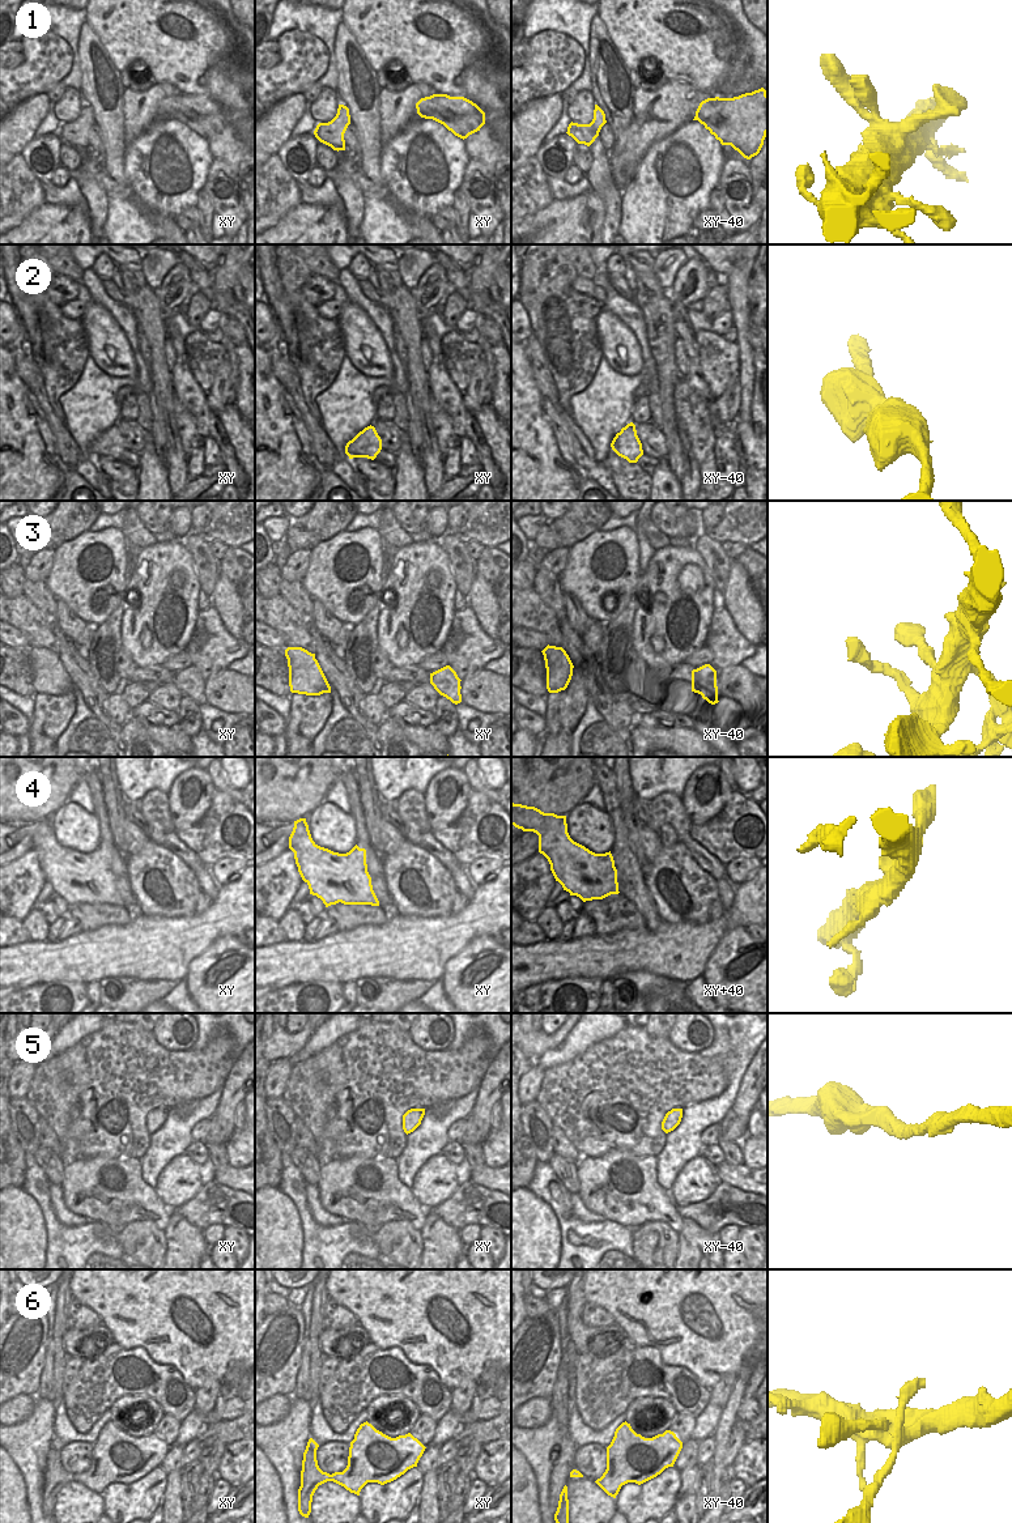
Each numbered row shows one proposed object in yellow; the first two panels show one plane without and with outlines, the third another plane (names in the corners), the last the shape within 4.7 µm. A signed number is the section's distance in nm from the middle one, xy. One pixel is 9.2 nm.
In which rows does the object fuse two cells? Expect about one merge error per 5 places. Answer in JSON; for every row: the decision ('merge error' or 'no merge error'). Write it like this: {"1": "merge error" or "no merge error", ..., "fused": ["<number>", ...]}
{"1": "no merge error", "2": "no merge error", "3": "no merge error", "4": "no merge error", "5": "no merge error", "6": "merge error", "fused": ["6"]}

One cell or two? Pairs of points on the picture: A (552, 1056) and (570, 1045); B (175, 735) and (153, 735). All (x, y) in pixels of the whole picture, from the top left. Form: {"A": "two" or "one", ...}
{"A": "one", "B": "one"}

